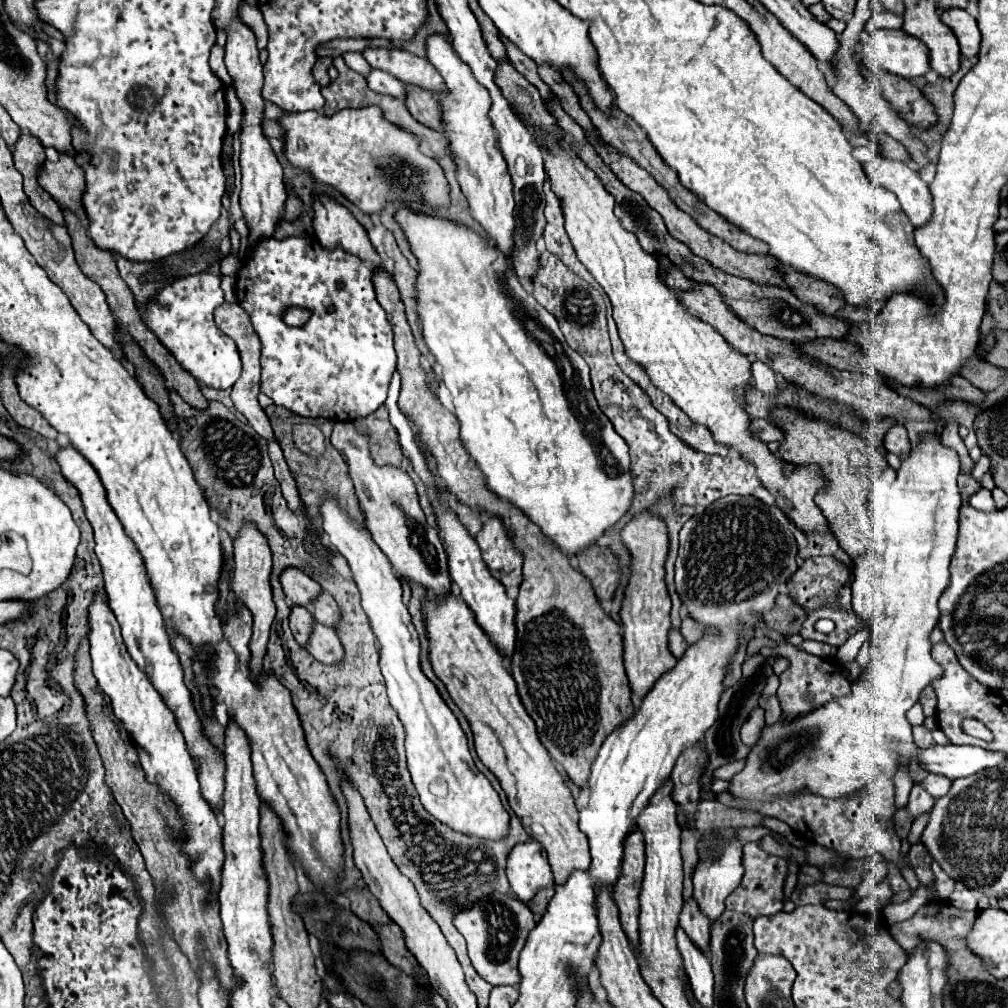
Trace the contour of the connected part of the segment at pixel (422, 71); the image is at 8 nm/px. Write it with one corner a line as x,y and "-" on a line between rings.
368,48
368,50
364,50
364,58
370,62
372,68
384,70
406,84
420,86
420,88
436,92
436,94
448,92
444,88
442,76
436,72
436,68
428,60
418,58
412,52

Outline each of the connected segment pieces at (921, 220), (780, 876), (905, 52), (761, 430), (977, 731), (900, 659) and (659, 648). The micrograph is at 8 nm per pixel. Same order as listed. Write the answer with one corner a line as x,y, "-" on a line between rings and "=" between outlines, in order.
876,154
870,162
864,162
864,168
878,186
896,194
902,210
914,226
924,226
930,220
932,192
930,186
918,176
918,170
880,154
=
750,842
744,846
742,864
744,864
744,878
742,878
740,886
728,896
726,910
744,912
744,914
750,914
752,918
770,916
770,914
780,912
782,910
782,886
786,880
788,862
784,858
770,856
764,850
760,850
758,842
=
902,28
870,32
868,40
862,42
862,60
872,70
886,70
902,78
930,72
928,50
=
766,418
755,419
752,426
754,426
756,436
762,438
764,442
774,442
774,440
782,440
782,438
784,438
782,428
776,426
776,424
772,424
772,422
=
964,720
962,728
964,728
964,732
968,732
968,734
972,734
972,736
976,736
976,738
992,740
992,732
990,732
982,722
978,722
978,720
=
926,434
918,442
918,448
910,452
898,470
898,478
890,488
890,498
884,516
886,528
886,552
880,572
882,582
882,598
884,598
884,622
882,622
882,640
878,642
876,660
862,676
860,682
852,684
852,694
834,698
832,702
816,708
814,712
796,718
792,722
766,726
758,744
750,750
746,766
730,780
730,792
740,798
754,800
772,800
774,796
784,796
790,792
798,792
800,788
808,788
814,794
826,798
838,798
852,794
868,786
878,774
894,776
898,764
906,758
918,758
918,762
934,772
944,774
950,780
974,776
976,772
984,772
988,768
1000,768
1006,756
1002,752
984,750
980,746
934,746
928,750
918,750
912,742
912,726
906,720
906,710
910,710
916,702
924,686
928,686
934,678
942,676
942,668
930,656
930,632
938,624
938,598
942,590
948,586
948,564
956,550
958,536
958,516
960,516
960,492
956,486
956,478
960,474
958,454
950,448
944,448
936,434
=
648,512
628,522
620,534
624,544
632,552
632,578
626,588
626,598
620,612
624,622
624,664
632,692
642,698
652,688
654,680
676,664
676,658
668,648
670,598
664,584
668,536
666,524

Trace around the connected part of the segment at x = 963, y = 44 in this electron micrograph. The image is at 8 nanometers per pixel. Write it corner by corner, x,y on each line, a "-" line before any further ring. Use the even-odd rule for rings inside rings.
948,8
942,12
942,22
952,28
958,38
960,52
964,58
976,58
980,52
980,30
976,20
962,8

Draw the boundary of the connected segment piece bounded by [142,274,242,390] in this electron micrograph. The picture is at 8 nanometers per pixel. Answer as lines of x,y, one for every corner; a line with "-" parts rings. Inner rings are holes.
188,276
160,290
152,298
148,312
142,316
158,340
176,356
182,368
188,370
198,382
216,390
232,388
242,370
234,340
222,334
214,324
214,310
222,302
224,294
218,276
-
206,278
212,278
212,282

